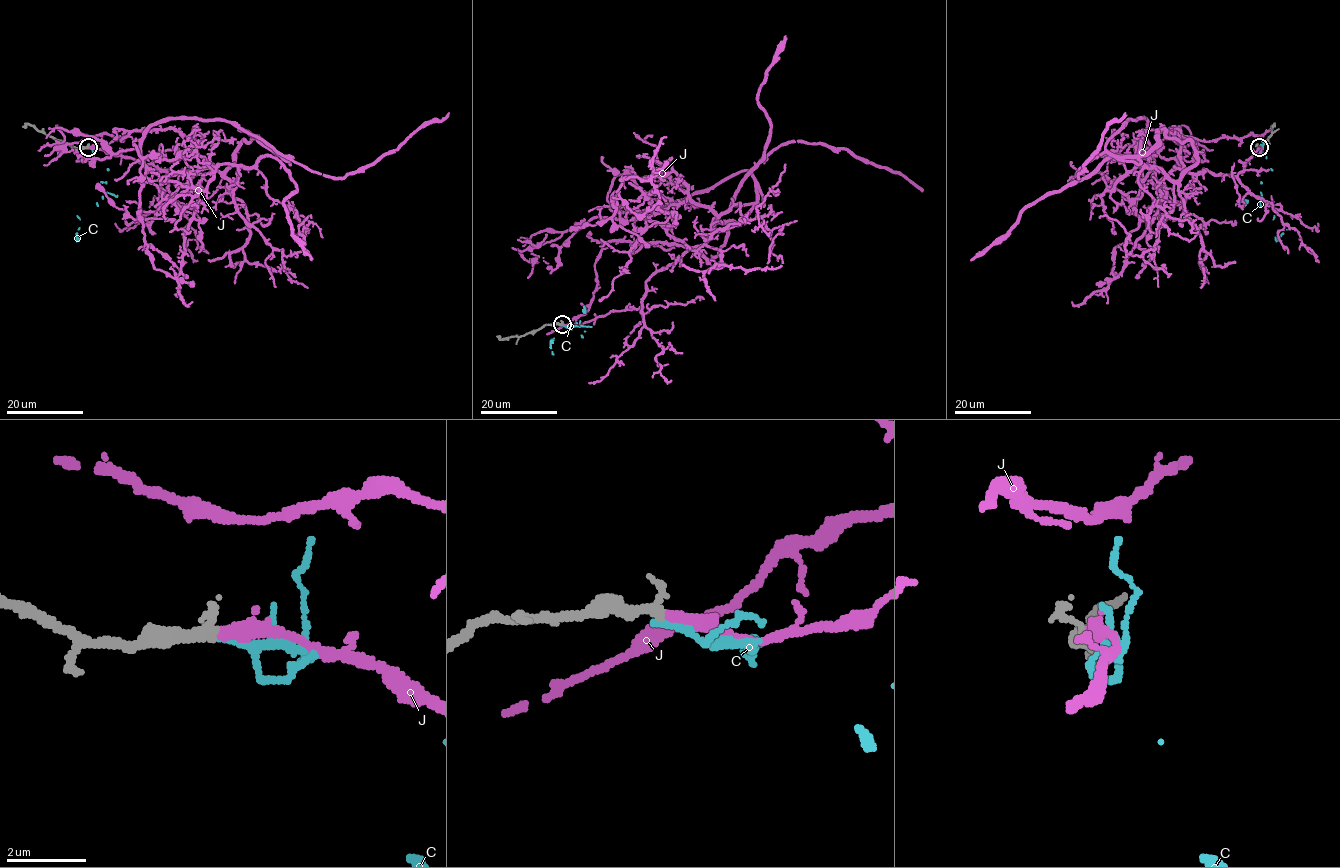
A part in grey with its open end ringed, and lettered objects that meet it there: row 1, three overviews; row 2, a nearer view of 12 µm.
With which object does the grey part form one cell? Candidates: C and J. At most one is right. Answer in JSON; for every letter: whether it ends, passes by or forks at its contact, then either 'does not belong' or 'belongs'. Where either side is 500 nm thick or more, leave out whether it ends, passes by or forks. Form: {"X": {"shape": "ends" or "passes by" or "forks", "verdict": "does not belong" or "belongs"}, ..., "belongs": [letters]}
{"C": {"shape": "ends", "verdict": "does not belong"}, "J": {"shape": "ends", "verdict": "belongs"}, "belongs": ["J"]}

